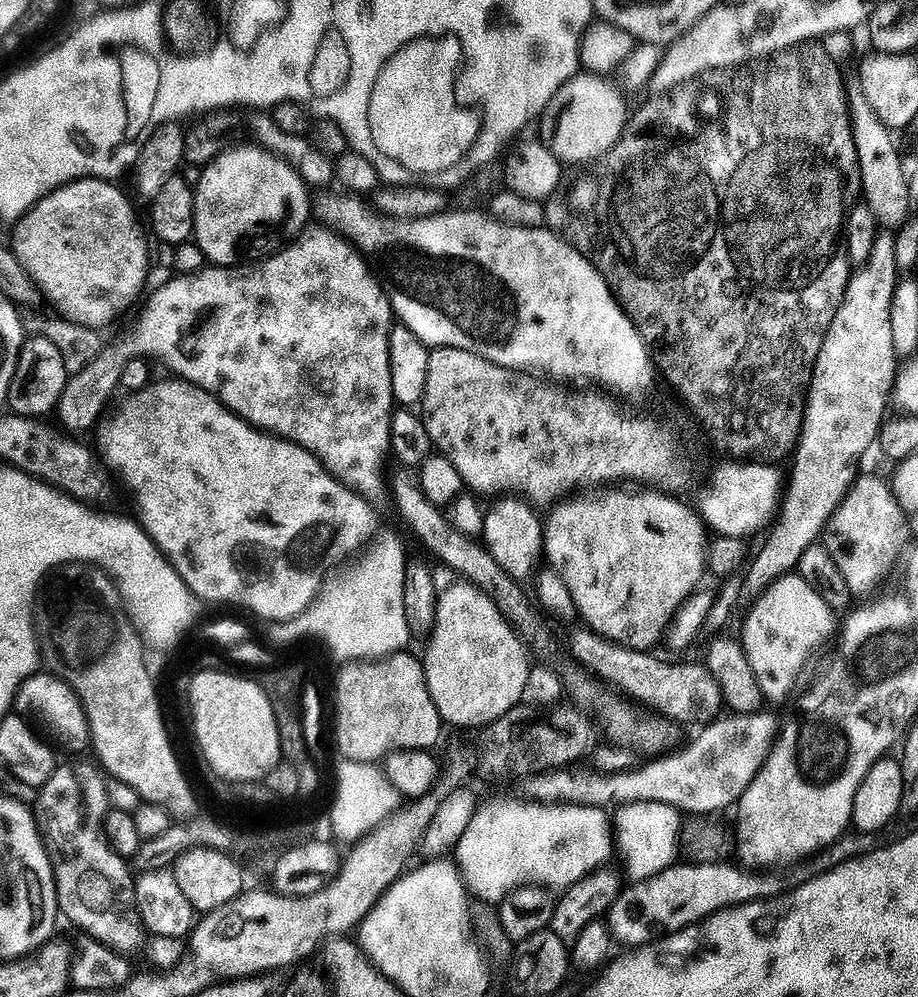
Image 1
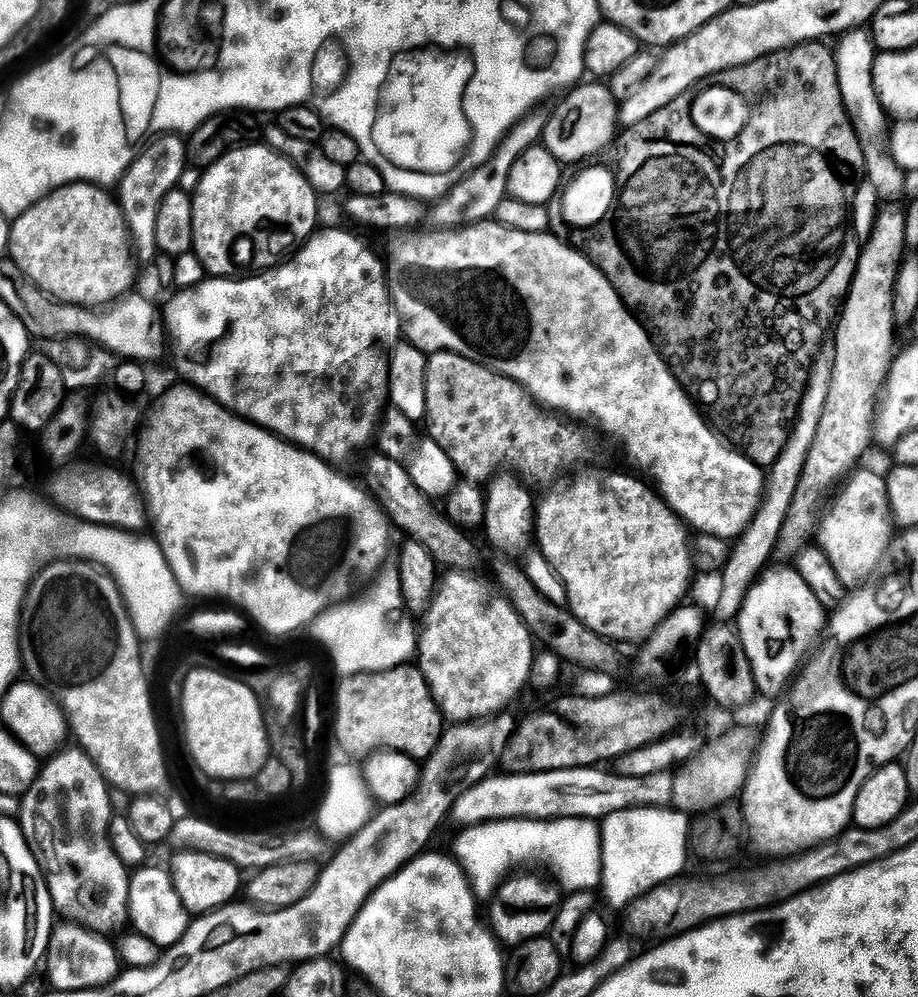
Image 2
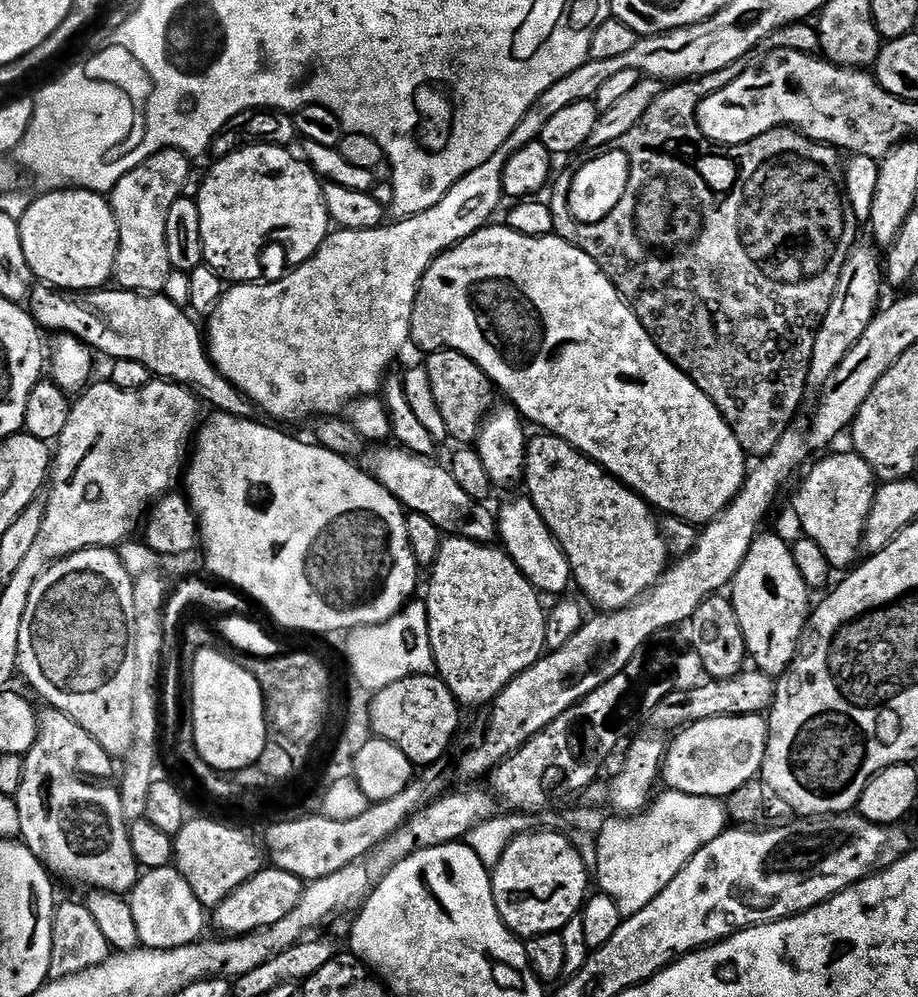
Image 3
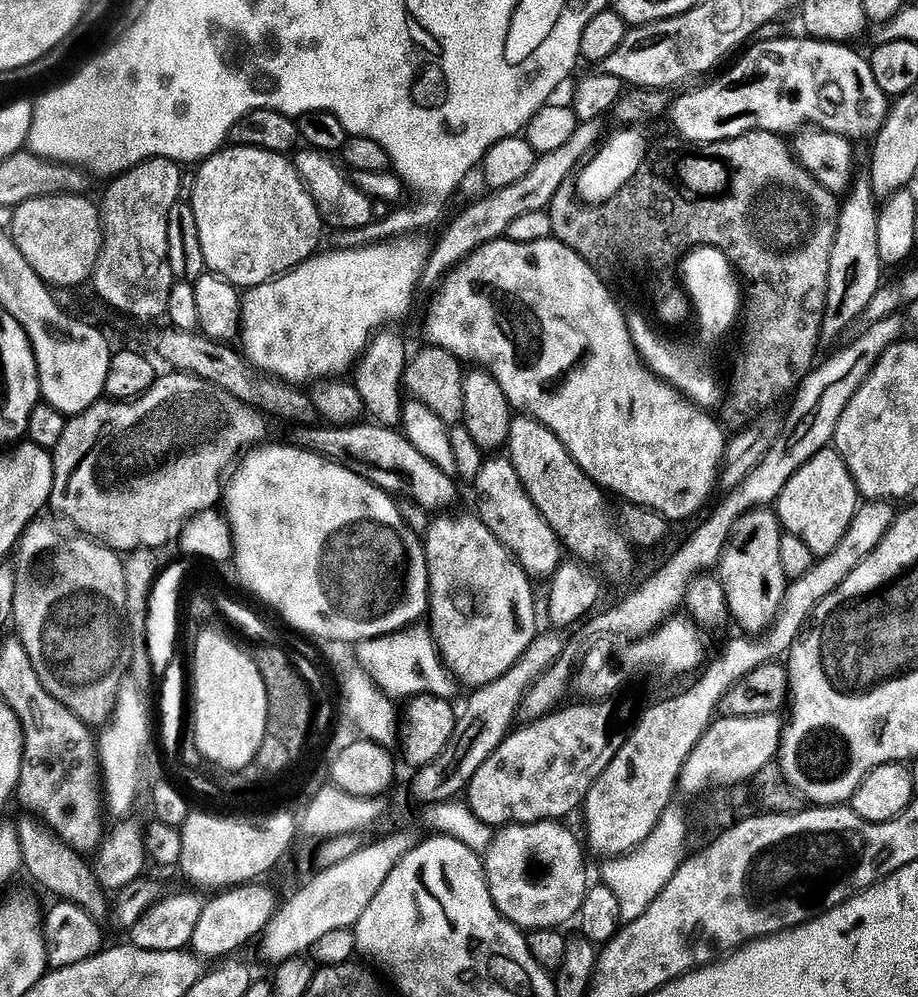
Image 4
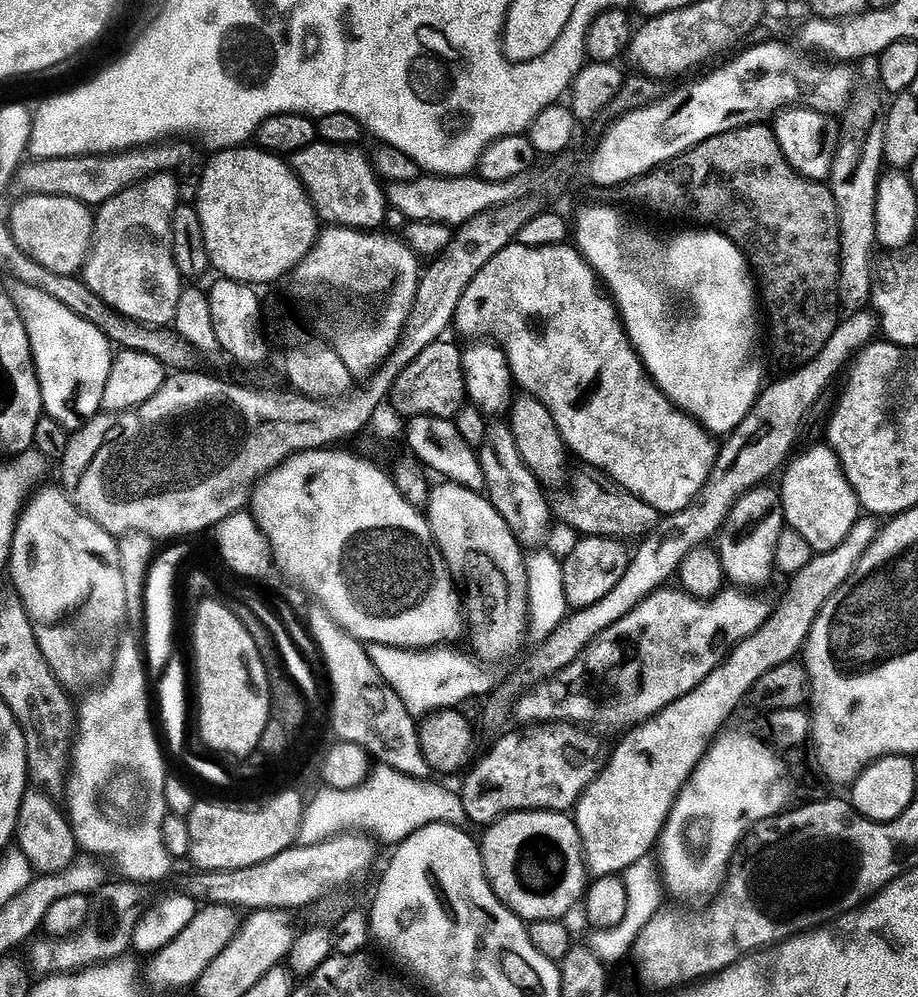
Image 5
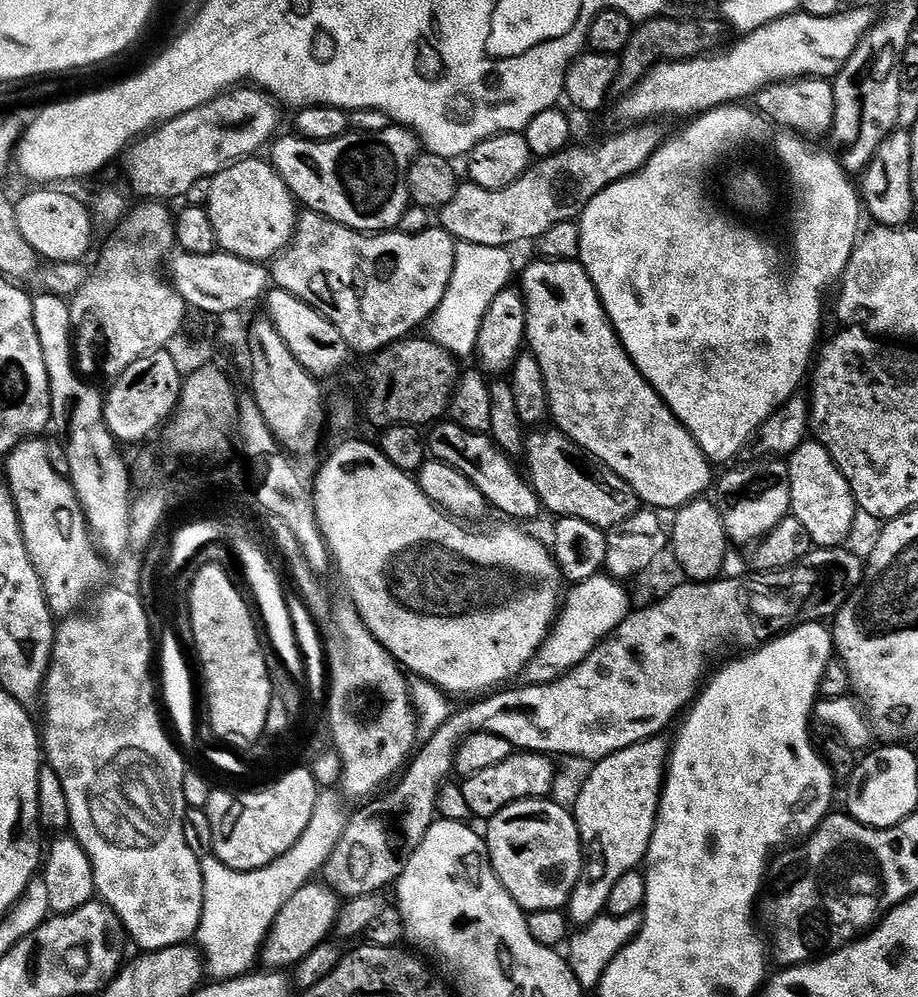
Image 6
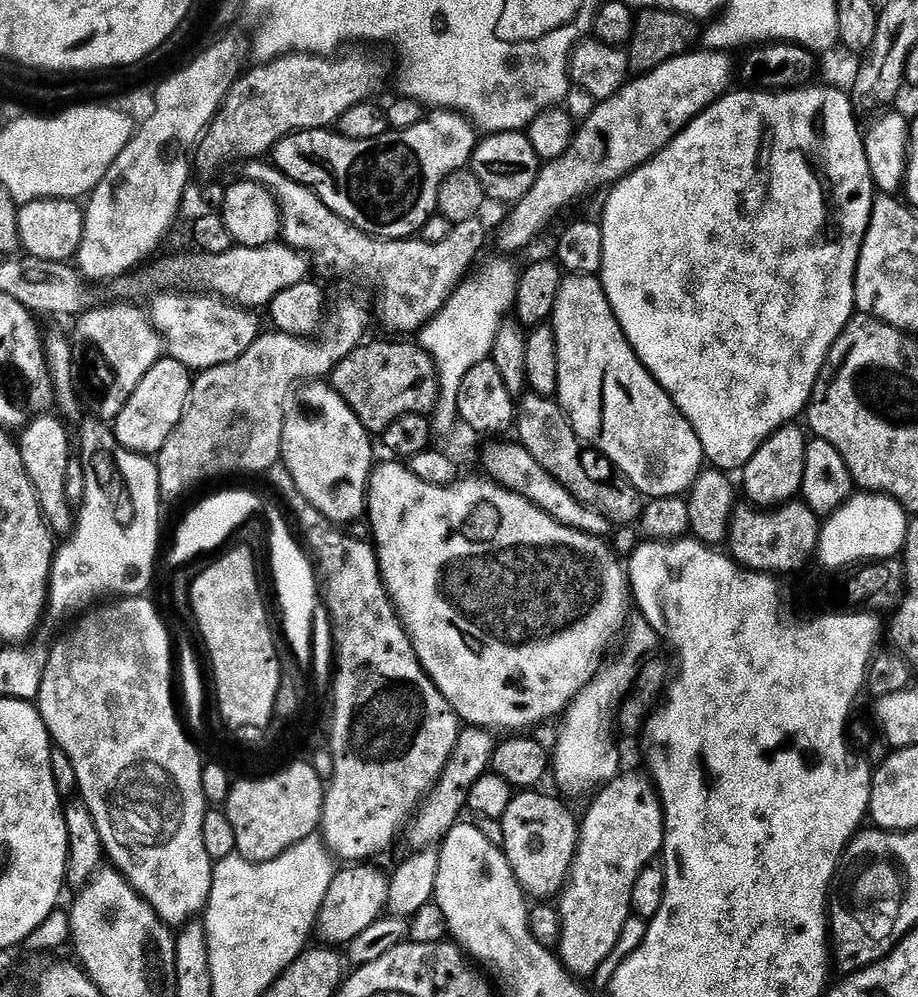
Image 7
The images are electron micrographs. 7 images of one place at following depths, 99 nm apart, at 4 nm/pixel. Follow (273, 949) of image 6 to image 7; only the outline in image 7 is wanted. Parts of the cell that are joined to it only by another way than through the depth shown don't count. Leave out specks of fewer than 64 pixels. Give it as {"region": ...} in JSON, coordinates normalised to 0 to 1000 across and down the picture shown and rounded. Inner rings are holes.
{"region":[[[379,869],[376,875],[367,874],[363,878],[342,930],[343,938],[349,938],[354,948],[377,949],[394,937],[399,929],[415,922],[422,905],[424,880],[417,879],[410,871],[401,870],[405,869]]]}

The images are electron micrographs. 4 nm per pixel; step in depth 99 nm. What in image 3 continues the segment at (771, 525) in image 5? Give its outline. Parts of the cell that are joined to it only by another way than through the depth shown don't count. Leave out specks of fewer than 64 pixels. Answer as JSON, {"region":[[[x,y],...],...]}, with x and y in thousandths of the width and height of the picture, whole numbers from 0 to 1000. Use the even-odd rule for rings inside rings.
{"region":[[[931,455],[902,457],[881,471],[880,478],[873,483],[871,490],[863,502],[867,522],[876,533],[873,535],[892,548],[907,571],[923,571],[934,561],[932,553],[938,553],[941,522],[950,507],[950,480],[952,481],[950,469],[939,458]],[[826,537],[807,562],[810,563],[806,571],[802,570],[796,579],[795,601],[806,635],[810,637],[810,649],[827,673],[840,680],[849,680],[869,656],[869,647],[882,617],[882,591],[869,576],[859,543],[850,538]]]}

